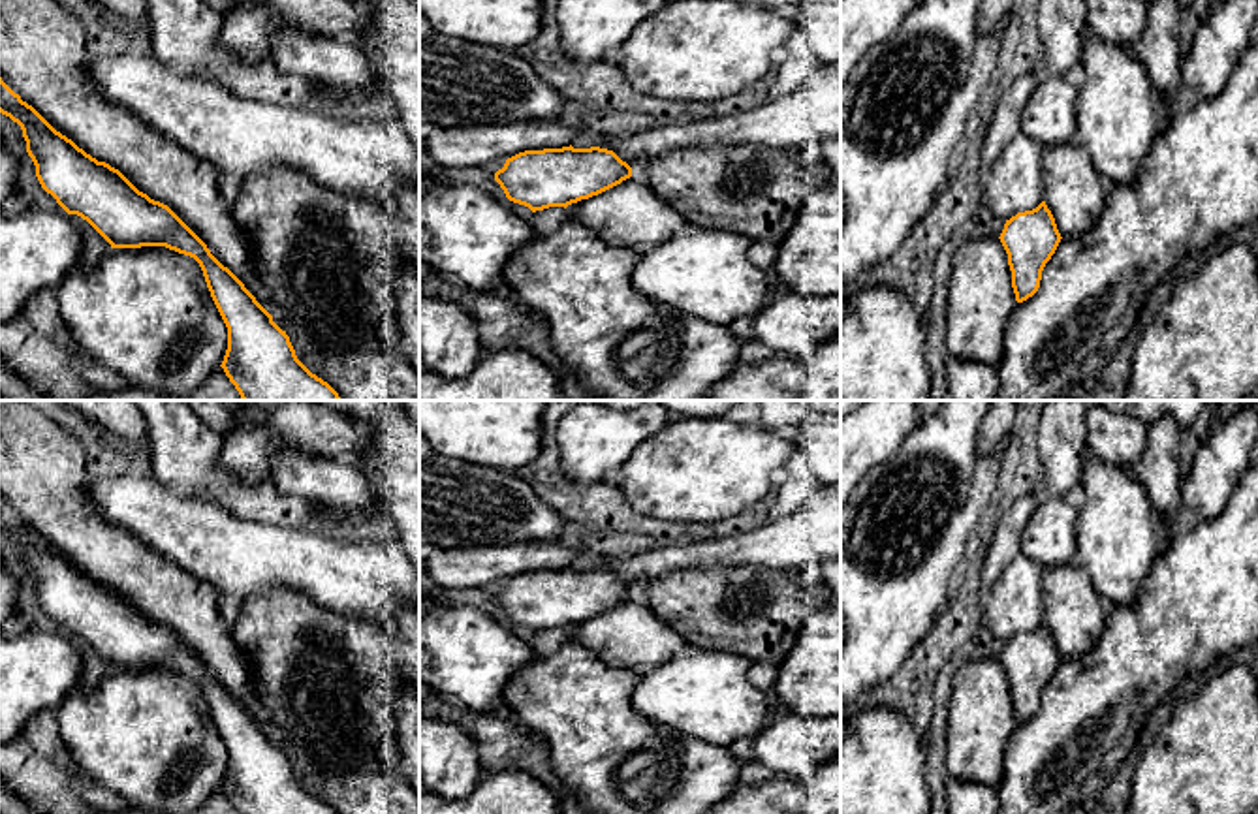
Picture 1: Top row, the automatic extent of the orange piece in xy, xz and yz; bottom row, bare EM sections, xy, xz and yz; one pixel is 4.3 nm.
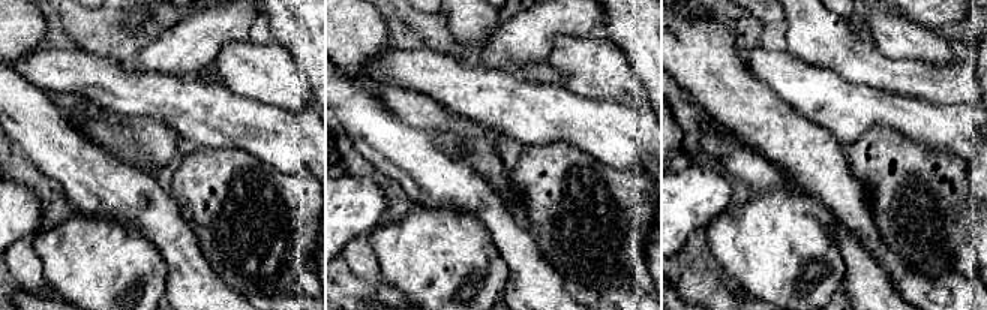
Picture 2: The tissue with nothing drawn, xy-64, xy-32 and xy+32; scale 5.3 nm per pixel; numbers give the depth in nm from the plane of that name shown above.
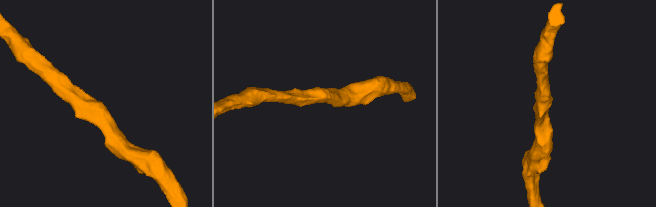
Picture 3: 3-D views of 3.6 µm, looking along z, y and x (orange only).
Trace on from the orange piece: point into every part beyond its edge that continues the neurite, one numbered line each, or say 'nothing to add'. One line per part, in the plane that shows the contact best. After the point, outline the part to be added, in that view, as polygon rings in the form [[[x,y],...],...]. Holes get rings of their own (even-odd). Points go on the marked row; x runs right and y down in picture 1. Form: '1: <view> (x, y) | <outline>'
nothing to add

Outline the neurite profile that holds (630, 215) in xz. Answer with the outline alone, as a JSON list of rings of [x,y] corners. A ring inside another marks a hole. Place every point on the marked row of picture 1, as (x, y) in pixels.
[[[636,177],[564,211],[566,218],[592,229],[604,241],[637,250],[662,244],[686,226],[679,211]]]

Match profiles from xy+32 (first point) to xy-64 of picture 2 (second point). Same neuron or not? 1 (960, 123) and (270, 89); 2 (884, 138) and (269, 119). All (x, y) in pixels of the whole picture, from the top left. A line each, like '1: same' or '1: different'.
1: different
2: different

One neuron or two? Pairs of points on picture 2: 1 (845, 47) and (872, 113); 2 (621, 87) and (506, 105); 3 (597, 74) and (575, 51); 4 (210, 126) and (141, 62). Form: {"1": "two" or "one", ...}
{"1": "two", "2": "two", "3": "one", "4": "two"}

